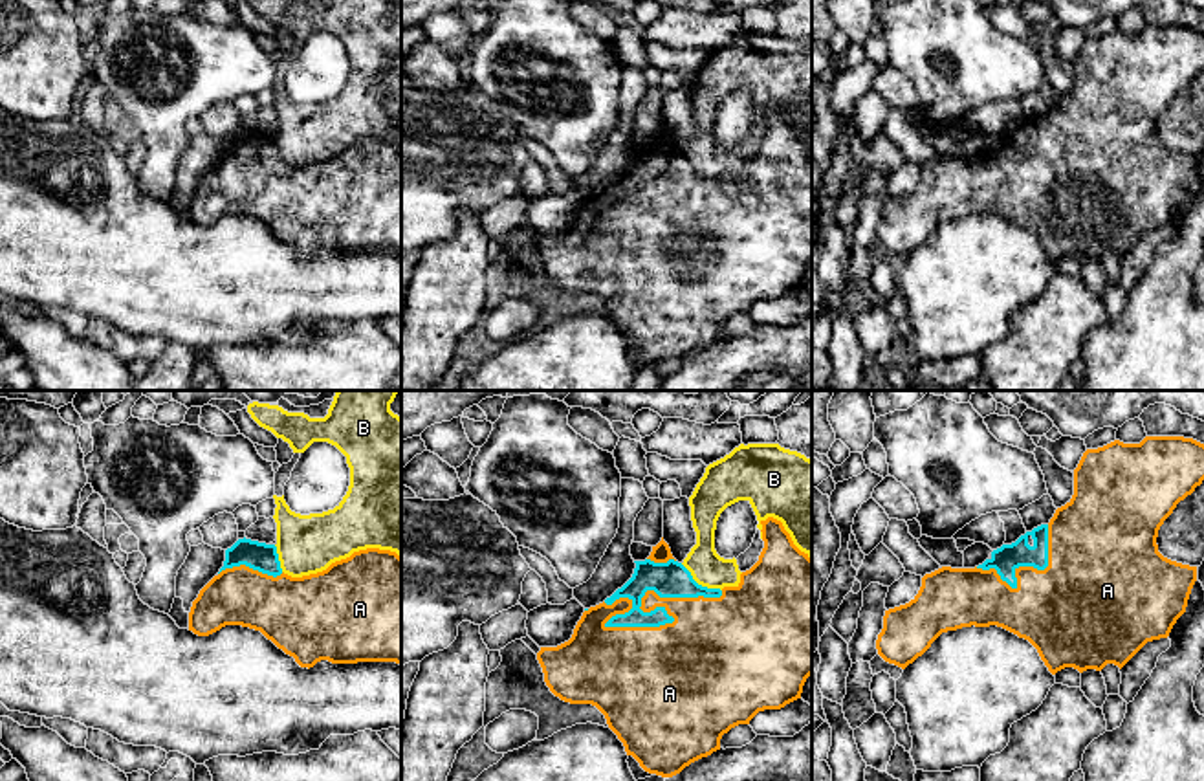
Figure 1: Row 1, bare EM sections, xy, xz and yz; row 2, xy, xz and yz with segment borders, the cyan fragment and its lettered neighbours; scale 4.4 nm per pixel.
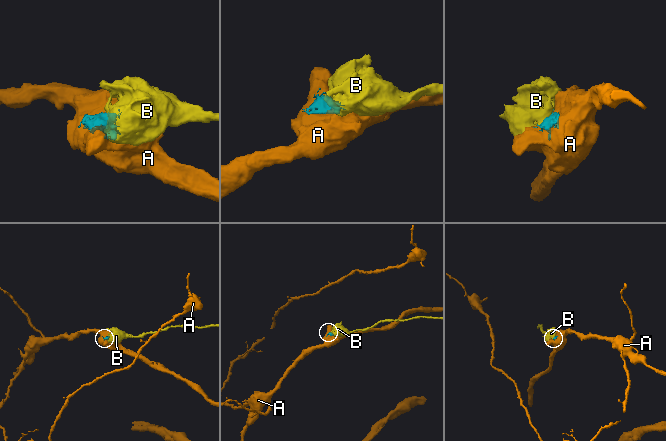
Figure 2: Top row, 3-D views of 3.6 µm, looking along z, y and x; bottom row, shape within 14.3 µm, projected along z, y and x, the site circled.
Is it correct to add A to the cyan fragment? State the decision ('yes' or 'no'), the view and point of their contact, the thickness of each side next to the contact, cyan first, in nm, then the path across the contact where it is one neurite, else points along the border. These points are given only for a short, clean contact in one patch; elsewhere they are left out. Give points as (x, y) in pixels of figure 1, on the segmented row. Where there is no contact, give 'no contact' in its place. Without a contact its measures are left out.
yes; meets cyan in xz at (645, 613); 160 nm thick on the cyan side, 380 nm on the other

